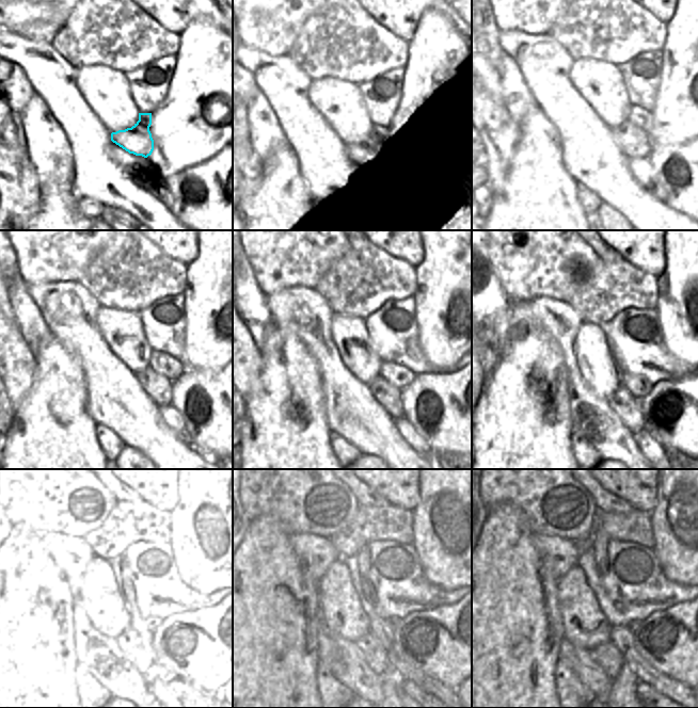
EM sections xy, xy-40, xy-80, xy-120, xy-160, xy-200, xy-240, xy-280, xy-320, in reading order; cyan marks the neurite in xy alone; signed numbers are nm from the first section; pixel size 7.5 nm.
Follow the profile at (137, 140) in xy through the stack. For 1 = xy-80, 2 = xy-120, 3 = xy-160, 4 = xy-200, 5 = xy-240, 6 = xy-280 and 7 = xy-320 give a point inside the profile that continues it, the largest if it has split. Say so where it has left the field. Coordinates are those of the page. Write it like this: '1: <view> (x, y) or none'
1: xy-80 (633, 142)
2: xy-120 (156, 386)
3: xy-160 (390, 397)
4: xy-200 (622, 402)
5: xy-240 (139, 653)
6: xy-280 (375, 655)
7: xy-320 (607, 656)

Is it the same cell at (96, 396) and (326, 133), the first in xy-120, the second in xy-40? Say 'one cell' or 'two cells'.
two cells

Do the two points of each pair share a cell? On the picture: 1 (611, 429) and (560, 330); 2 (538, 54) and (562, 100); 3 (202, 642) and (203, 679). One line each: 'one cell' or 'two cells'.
1: one cell
2: one cell
3: one cell

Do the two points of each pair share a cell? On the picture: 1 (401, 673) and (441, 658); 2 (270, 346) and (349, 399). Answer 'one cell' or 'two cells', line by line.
1: two cells
2: two cells

